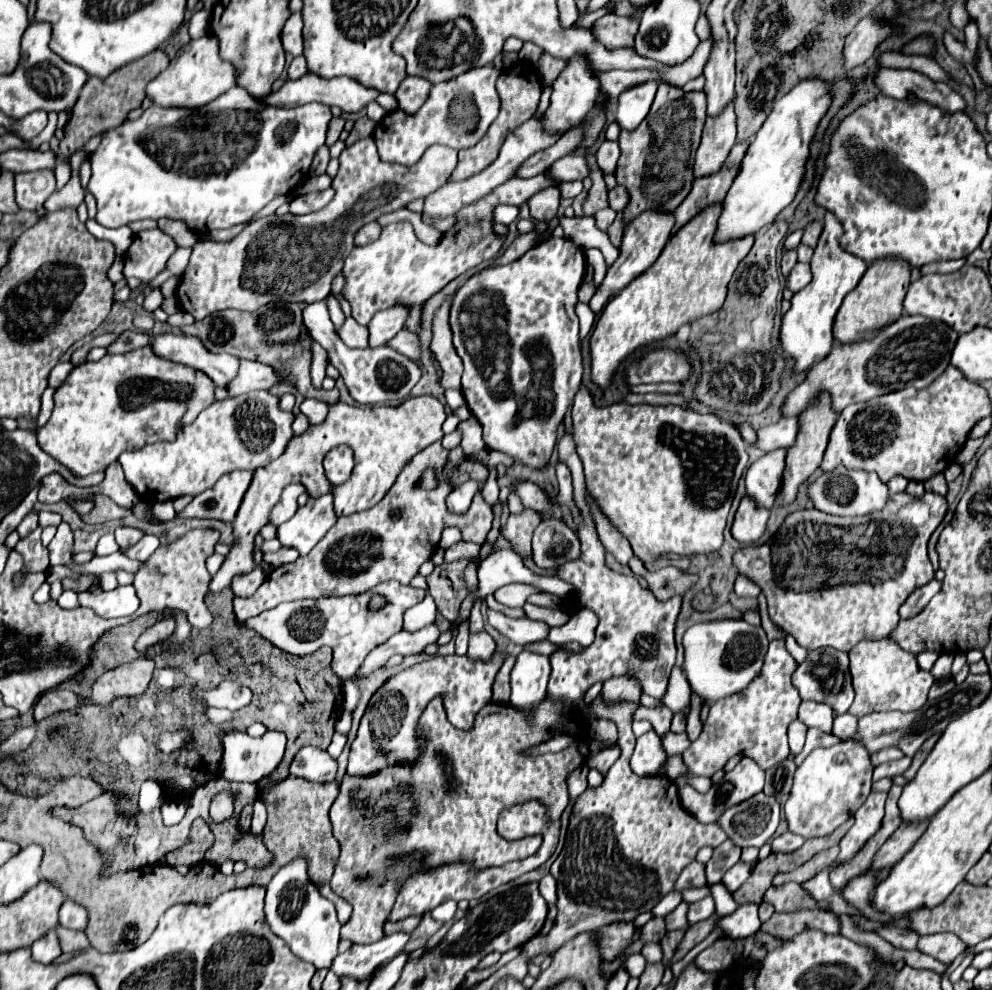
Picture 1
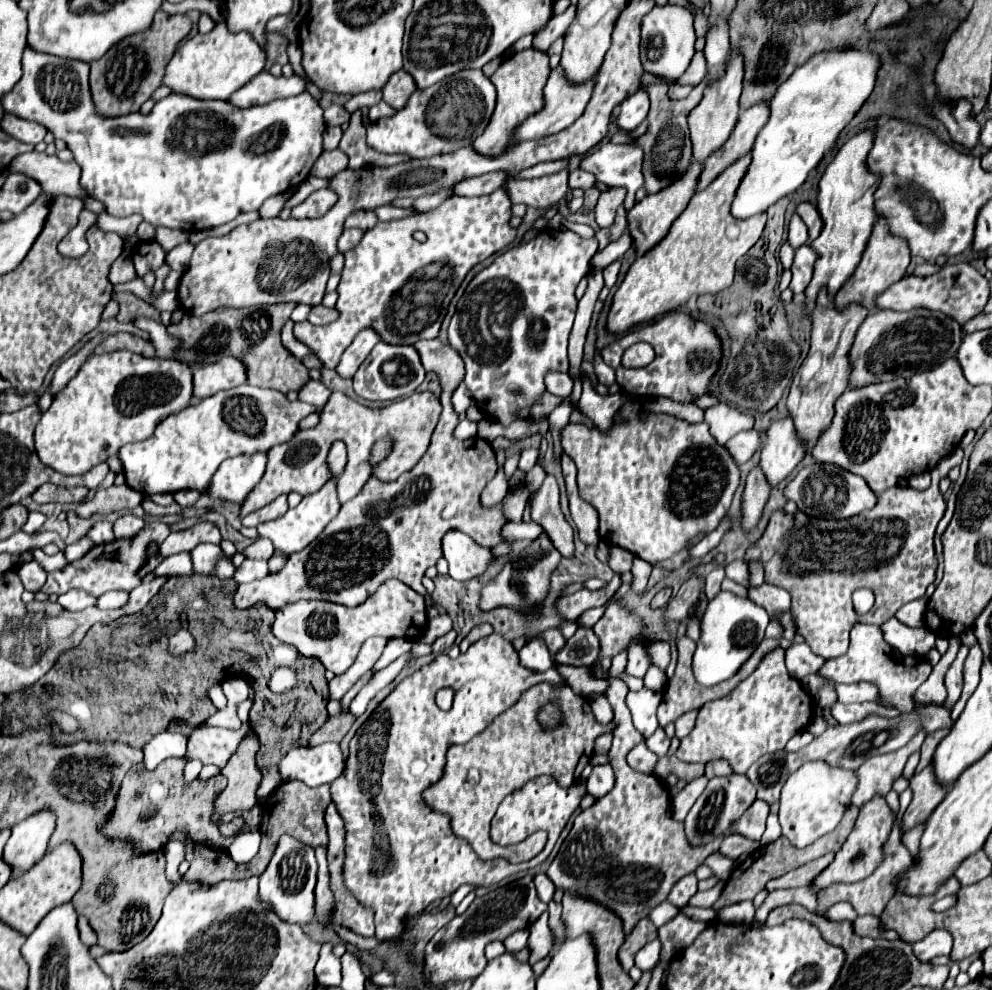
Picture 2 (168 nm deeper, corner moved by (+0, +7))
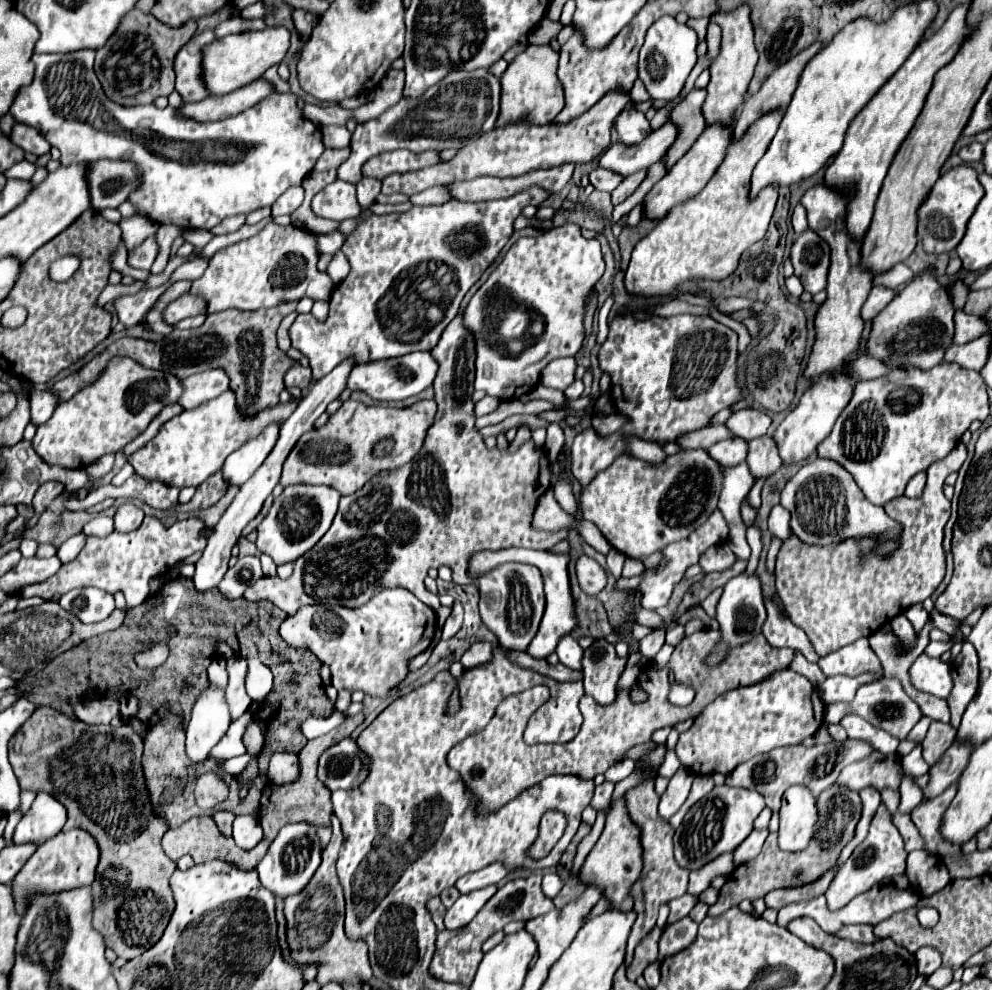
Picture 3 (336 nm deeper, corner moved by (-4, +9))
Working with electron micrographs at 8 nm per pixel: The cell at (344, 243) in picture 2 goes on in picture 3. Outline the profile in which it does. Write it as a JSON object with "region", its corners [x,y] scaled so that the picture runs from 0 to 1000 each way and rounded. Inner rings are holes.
{"region":[[[341,233],[329,235],[329,237],[321,237],[321,239],[319,239],[321,256],[339,256],[339,254],[343,254],[345,243],[347,243],[347,237],[341,235]]]}

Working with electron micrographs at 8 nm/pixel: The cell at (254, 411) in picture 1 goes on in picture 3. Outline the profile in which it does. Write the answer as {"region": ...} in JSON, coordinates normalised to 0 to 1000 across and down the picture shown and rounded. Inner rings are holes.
{"region":[[[234,395],[224,397],[222,401],[204,407],[198,413],[183,415],[181,419],[167,425],[155,443],[151,443],[145,452],[141,452],[137,458],[131,460],[131,470],[135,472],[137,480],[151,484],[151,486],[163,486],[167,490],[175,490],[179,494],[183,492],[200,492],[204,486],[208,486],[218,474],[222,474],[228,466],[228,462],[238,456],[242,449],[246,449],[252,441],[258,441],[266,429],[272,429],[274,425],[286,427],[290,423],[290,417],[298,413],[298,407],[280,407],[278,413],[270,413],[258,421],[244,421],[236,409]]]}

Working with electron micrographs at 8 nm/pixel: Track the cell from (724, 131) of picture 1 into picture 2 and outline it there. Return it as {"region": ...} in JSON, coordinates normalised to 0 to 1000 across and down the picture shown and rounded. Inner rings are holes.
{"region":[[[746,56],[738,58],[734,62],[730,80],[714,86],[710,92],[710,100],[696,114],[694,122],[696,122],[696,138],[698,138],[698,146],[700,146],[700,163],[706,167],[710,165],[710,161],[714,161],[718,157],[718,153],[722,153],[724,148],[730,146],[730,142],[734,140],[734,136],[738,134],[738,130],[744,122],[744,100],[746,100],[746,92],[748,92],[748,74],[750,74],[750,66],[748,66]]]}

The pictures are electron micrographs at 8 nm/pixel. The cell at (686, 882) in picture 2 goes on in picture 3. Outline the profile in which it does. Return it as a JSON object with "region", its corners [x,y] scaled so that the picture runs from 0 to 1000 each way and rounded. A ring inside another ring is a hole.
{"region":[[[692,902],[690,906],[683,906],[681,910],[675,912],[675,924],[673,924],[673,930],[671,932],[675,934],[675,932],[681,932],[681,930],[690,928],[702,912],[704,912],[704,906],[696,904],[696,902]]]}

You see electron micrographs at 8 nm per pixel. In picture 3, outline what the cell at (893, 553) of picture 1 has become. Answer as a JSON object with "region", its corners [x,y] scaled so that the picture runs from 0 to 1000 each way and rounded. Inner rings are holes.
{"region":[[[966,447],[960,458],[938,470],[929,502],[905,502],[891,512],[893,518],[911,532],[907,555],[899,559],[895,567],[883,567],[883,563],[879,563],[879,567],[863,571],[863,563],[873,557],[871,551],[863,551],[863,546],[823,555],[806,551],[806,546],[796,540],[796,544],[788,548],[782,563],[782,595],[796,627],[810,635],[827,664],[849,656],[867,643],[877,643],[887,631],[897,629],[897,625],[911,619],[915,613],[929,609],[944,597],[954,579],[950,544],[952,530],[958,522],[958,506],[952,502],[950,492],[958,478],[967,476],[972,464],[974,452],[972,447]]]}

